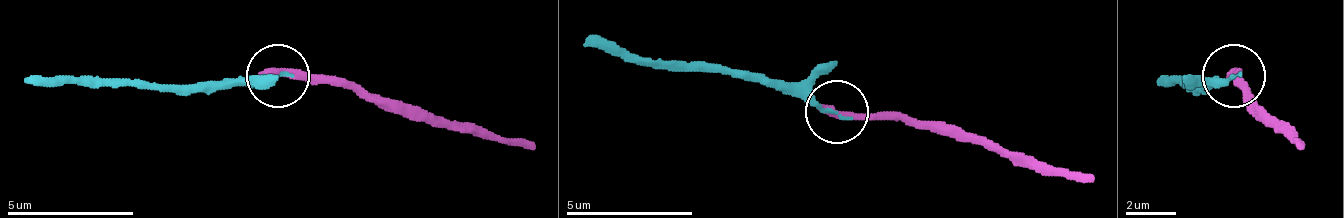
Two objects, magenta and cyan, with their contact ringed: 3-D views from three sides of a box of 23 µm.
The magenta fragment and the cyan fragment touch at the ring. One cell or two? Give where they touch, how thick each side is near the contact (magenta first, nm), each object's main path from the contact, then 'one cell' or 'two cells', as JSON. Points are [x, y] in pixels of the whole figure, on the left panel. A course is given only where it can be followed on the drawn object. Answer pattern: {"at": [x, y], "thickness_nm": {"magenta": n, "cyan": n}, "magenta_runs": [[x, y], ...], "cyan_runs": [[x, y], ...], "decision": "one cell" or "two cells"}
{"at": [277, 75], "thickness_nm": {"magenta": 400, "cyan": 120}, "magenta_runs": [[279, 77], [342, 77], [532, 146]], "cyan_runs": [[279, 77], [159, 83], [64, 83], [26, 77]], "decision": "one cell"}

